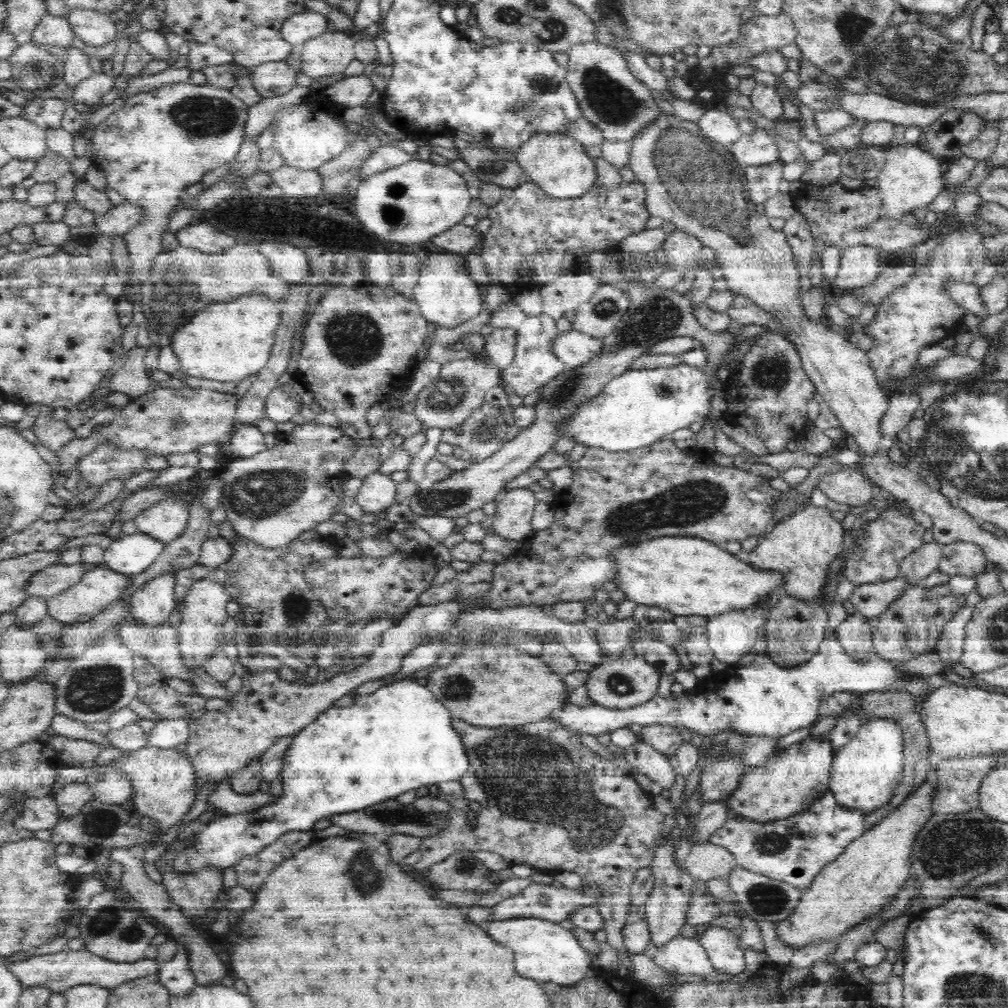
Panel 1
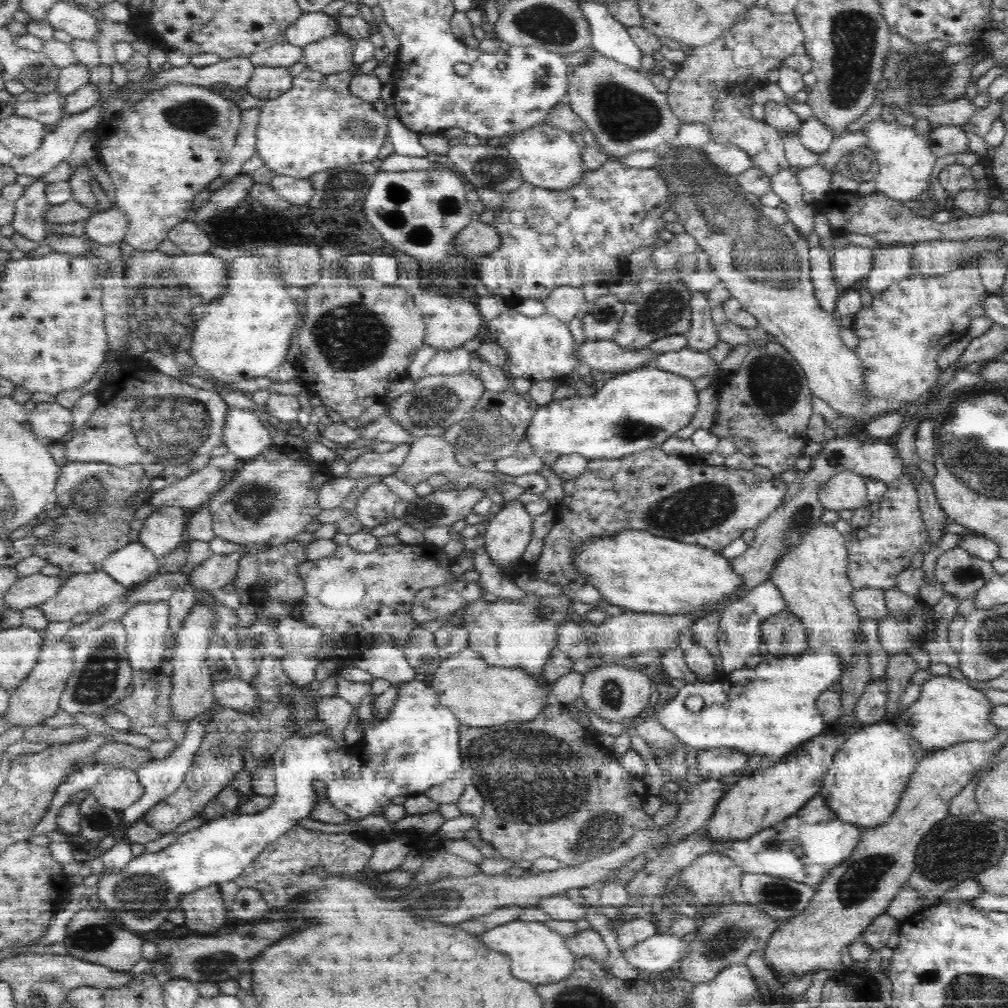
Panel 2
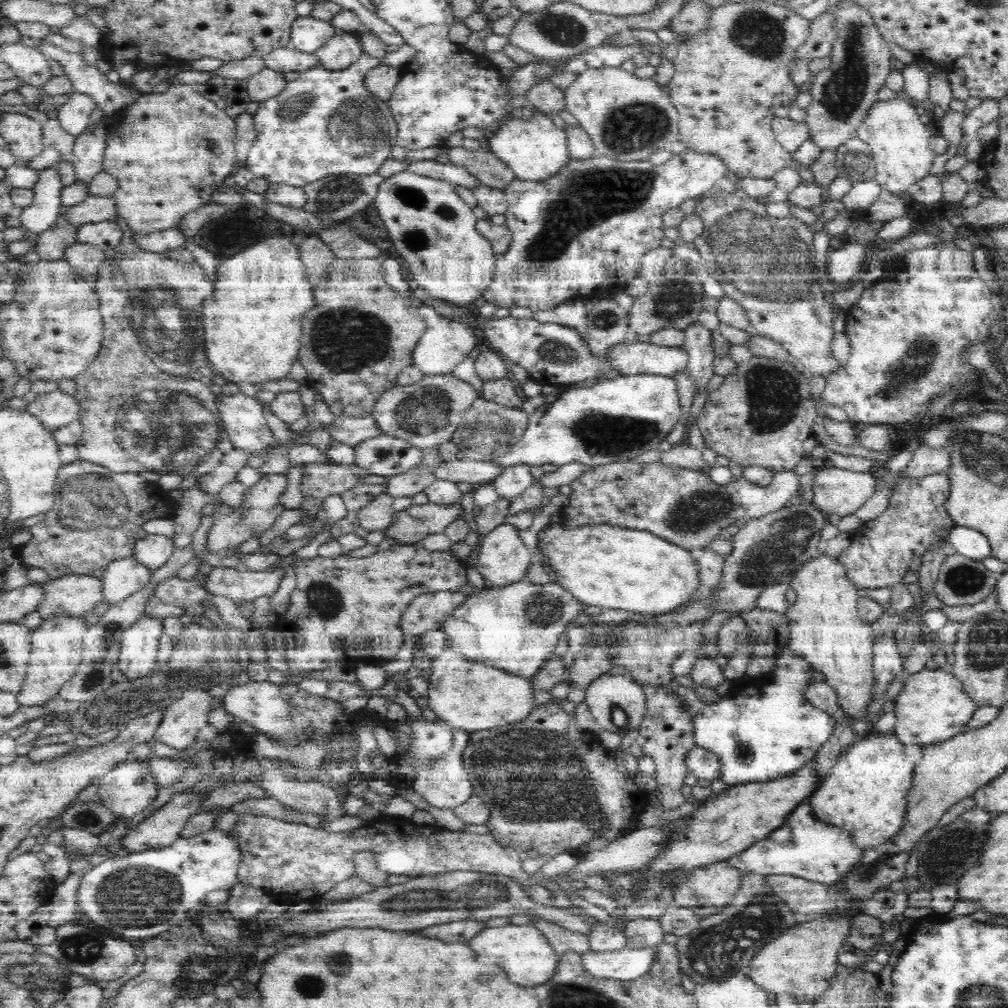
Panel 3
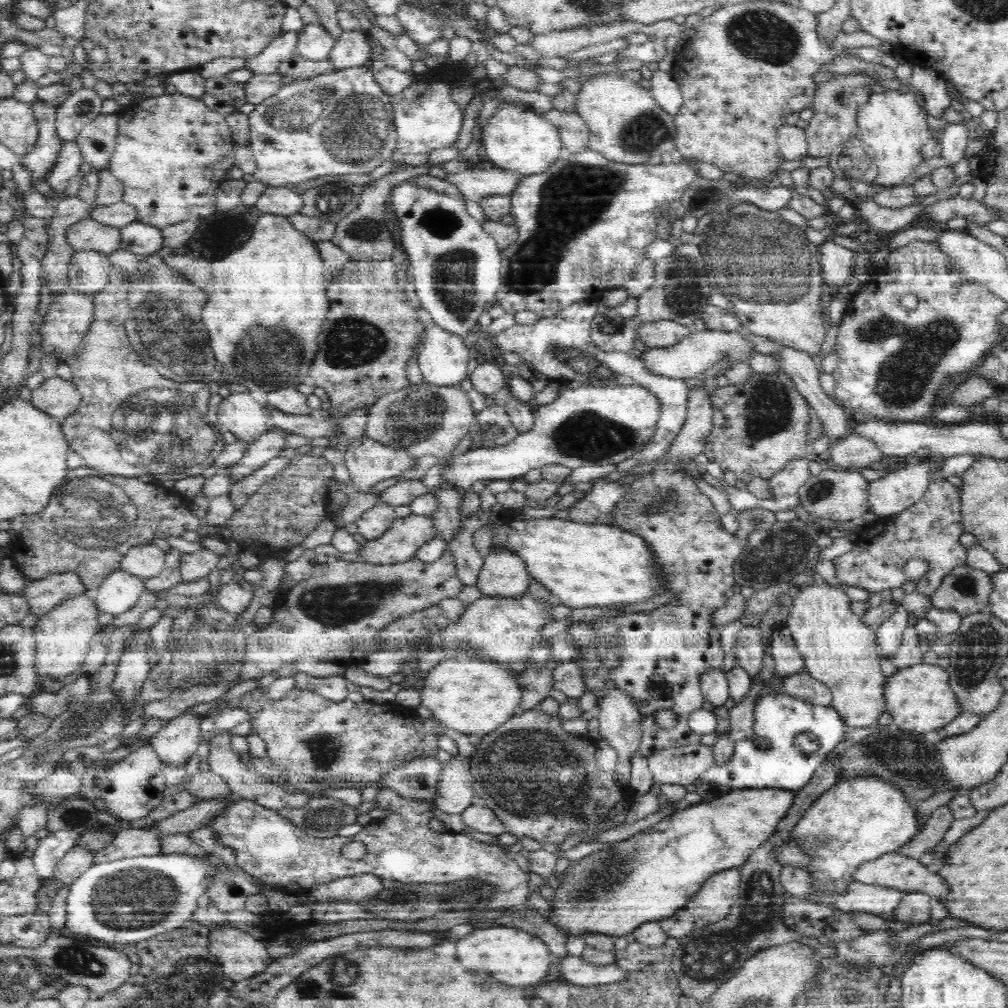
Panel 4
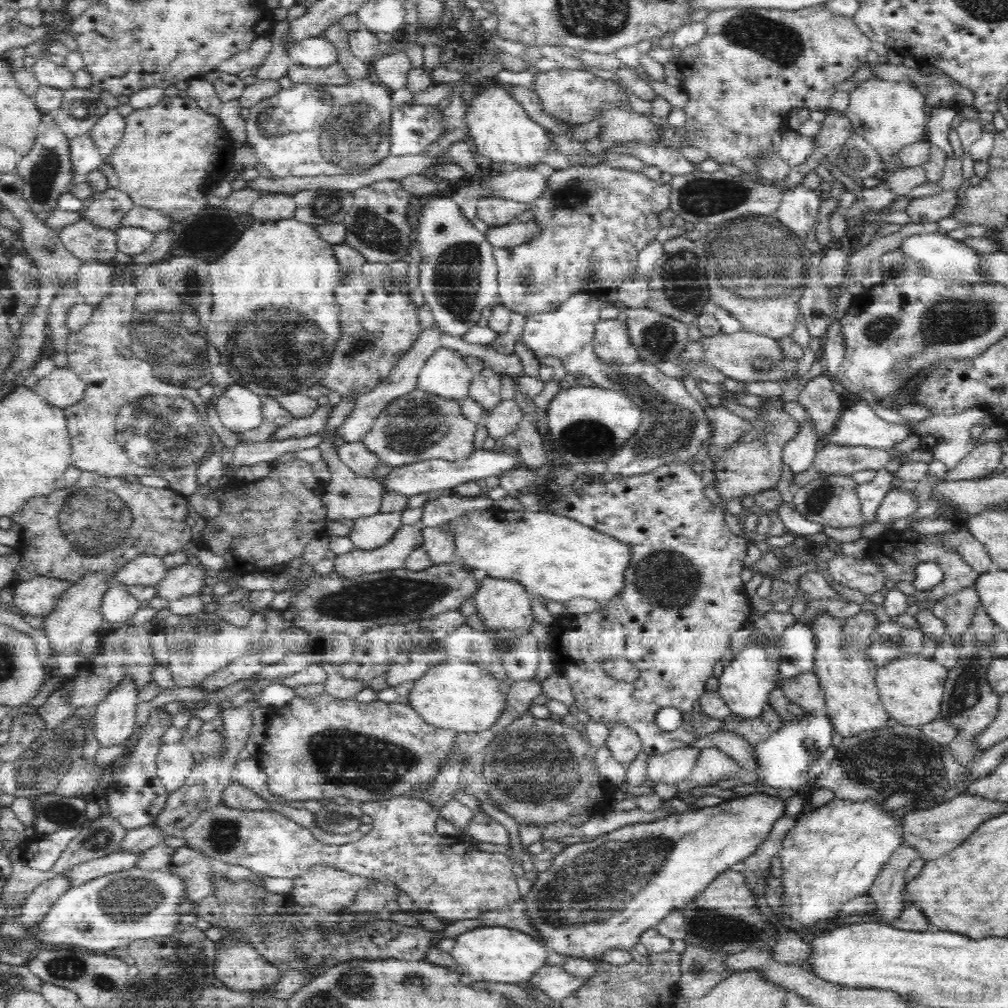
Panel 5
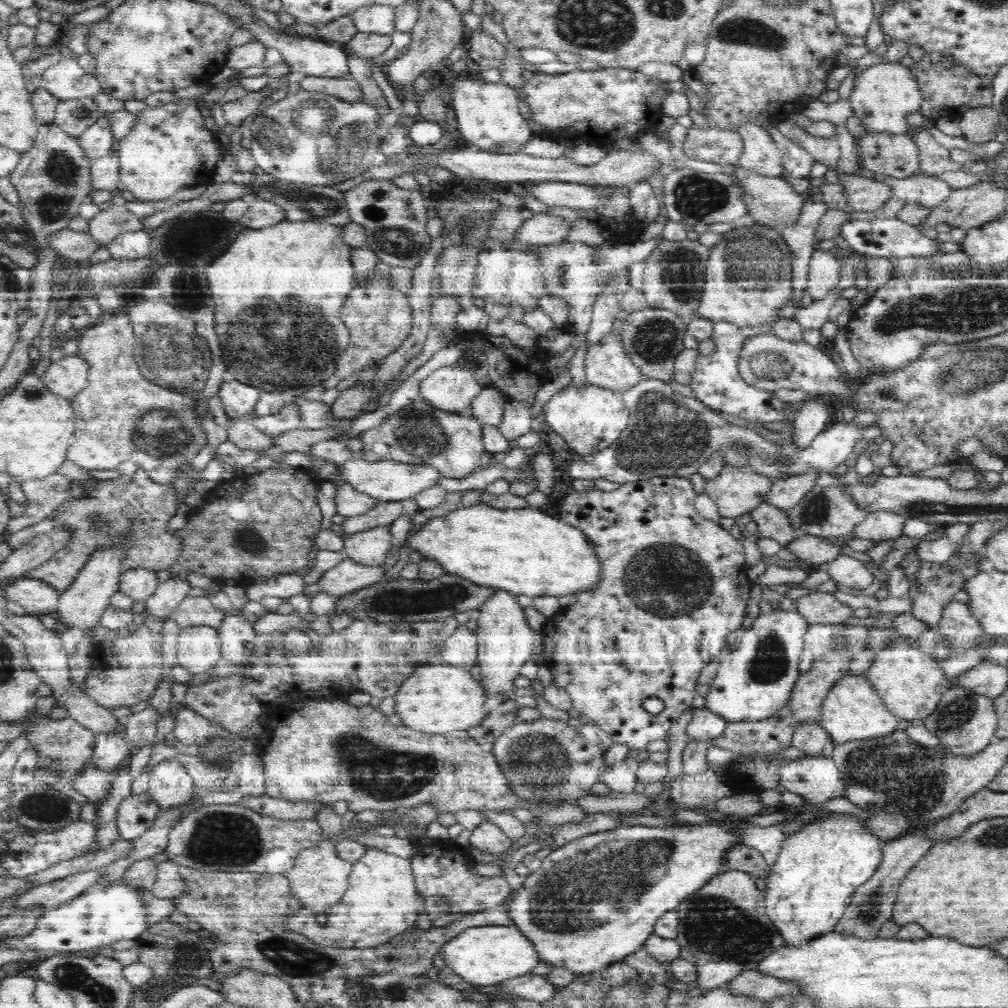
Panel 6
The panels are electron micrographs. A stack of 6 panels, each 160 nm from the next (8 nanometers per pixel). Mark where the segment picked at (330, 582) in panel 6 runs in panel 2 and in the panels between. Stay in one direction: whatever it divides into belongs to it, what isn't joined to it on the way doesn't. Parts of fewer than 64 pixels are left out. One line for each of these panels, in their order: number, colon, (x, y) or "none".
2: (442, 508)
3: (410, 526)
4: (399, 543)
5: (393, 554)

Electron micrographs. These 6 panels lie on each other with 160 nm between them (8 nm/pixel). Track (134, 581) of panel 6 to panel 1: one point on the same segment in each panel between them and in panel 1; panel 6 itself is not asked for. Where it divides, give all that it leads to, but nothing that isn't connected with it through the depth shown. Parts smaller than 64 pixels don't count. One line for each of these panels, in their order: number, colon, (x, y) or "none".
1: (166, 519)
2: (162, 532)
3: (154, 550)
4: (148, 560)
5: (145, 570)

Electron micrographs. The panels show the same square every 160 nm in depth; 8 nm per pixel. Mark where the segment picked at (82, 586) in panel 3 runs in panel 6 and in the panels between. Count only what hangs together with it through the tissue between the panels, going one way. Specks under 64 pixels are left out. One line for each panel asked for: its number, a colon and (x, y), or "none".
4: (43, 595)
5: (37, 596)
6: (38, 598)

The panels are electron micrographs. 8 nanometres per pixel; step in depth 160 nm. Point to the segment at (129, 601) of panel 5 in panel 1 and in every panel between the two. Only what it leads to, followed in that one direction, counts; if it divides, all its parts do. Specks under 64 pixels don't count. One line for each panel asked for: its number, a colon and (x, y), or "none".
1: (131, 554)
2: (134, 564)
3: (123, 577)
4: (120, 591)

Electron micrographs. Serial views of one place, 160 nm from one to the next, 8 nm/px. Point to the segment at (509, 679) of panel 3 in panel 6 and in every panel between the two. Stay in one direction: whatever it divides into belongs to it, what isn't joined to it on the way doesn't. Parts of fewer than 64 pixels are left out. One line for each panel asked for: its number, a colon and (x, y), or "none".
4: (471, 696)
5: (460, 696)
6: (435, 699)

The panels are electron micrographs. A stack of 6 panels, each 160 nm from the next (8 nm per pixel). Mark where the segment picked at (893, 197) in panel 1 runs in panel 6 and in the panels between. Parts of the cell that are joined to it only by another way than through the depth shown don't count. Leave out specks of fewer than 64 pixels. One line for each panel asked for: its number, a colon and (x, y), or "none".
2: (905, 161)
3: (899, 143)
4: (892, 125)
5: (889, 114)
6: (882, 96)

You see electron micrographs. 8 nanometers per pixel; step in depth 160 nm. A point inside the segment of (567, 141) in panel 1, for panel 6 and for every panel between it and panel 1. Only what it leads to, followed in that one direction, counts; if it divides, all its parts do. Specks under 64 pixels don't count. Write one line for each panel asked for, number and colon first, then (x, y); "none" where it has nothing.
2: (548, 157)
3: (536, 150)
4: (514, 139)
5: (503, 131)
6: (489, 116)

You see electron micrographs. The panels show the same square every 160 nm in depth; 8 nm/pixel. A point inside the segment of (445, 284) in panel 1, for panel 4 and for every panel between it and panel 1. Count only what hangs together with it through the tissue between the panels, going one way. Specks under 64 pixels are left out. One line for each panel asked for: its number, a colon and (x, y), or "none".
2: (451, 320)
3: (445, 343)
4: (444, 358)

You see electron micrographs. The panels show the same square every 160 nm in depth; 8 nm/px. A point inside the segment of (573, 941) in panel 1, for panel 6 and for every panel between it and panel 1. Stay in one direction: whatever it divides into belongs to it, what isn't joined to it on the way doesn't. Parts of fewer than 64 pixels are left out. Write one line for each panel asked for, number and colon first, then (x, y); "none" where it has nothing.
2: (538, 954)
3: (523, 951)
4: (516, 958)
5: (497, 954)
6: (484, 955)

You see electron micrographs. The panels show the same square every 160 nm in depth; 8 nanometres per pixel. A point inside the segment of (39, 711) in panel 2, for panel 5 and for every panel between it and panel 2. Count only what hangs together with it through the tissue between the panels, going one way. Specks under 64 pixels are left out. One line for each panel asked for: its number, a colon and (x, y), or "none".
3: (56, 645)
4: (63, 635)
5: (77, 613)

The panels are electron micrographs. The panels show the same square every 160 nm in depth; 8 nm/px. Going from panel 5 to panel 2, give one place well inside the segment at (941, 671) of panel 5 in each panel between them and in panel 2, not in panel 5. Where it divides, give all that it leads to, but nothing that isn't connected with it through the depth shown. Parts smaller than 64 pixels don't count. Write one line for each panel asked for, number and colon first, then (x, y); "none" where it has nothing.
2: (948, 712)
3: (933, 707)
4: (919, 698)

